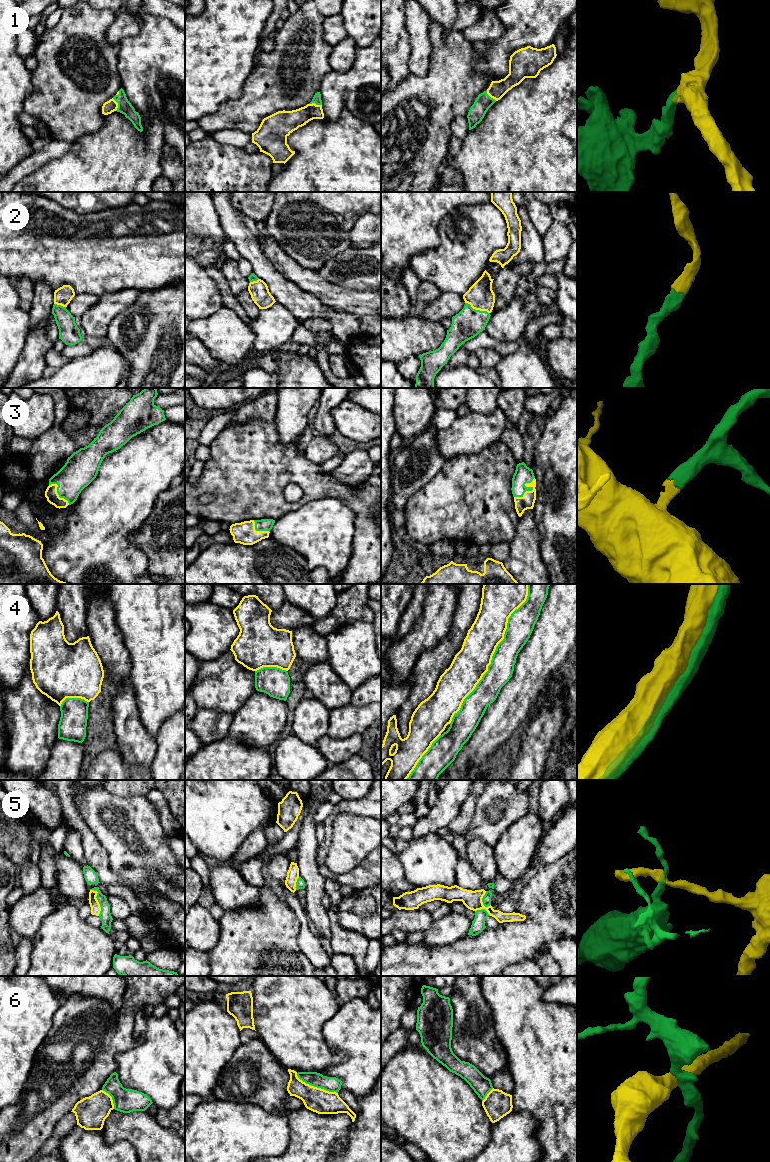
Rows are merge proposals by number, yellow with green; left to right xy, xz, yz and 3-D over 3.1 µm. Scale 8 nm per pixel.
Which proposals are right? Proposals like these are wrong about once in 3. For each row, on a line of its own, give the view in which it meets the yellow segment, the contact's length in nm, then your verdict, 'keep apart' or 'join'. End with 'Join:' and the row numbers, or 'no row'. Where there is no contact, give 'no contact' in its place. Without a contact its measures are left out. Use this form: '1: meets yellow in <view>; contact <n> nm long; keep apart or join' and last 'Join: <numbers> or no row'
1: meets yellow in xy; contact 110 nm long; join
2: meets yellow in yz; contact 220 nm long; join
3: meets yellow in yz; contact 240 nm long; join
4: meets yellow in yz; contact 1300 nm long; join
5: meets yellow in yz; contact 200 nm long; keep apart
6: meets yellow in xz; contact 380 nm long; keep apart
Join: 1, 2, 3, 4

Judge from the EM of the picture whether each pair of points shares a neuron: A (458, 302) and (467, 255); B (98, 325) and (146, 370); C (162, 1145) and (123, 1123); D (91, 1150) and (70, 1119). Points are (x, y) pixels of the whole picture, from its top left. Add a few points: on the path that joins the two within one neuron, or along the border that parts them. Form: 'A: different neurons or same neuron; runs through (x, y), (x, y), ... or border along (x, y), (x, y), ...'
A: different neurons; border along (443, 292), (455, 292), (462, 296)
B: different neurons; border along (119, 313), (111, 321), (105, 335)
C: same neuron; runs through (152, 1141), (138, 1127), (133, 1127)
D: different neurons; border along (76, 1124), (60, 1143)

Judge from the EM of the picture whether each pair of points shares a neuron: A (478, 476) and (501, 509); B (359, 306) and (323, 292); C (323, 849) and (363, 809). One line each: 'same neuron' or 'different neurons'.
A: same neuron
B: same neuron
C: same neuron

